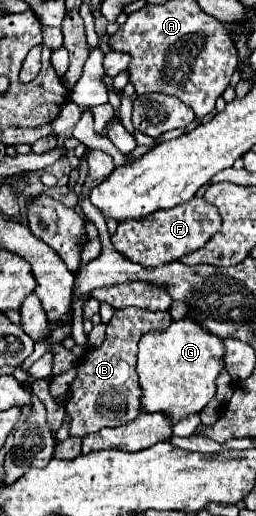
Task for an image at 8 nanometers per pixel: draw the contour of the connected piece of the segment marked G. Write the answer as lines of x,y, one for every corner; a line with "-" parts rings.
191,316
171,320
165,330
151,330
139,342
137,374
143,390
143,412
163,412
173,418
173,424
181,418
195,414
217,392
217,378
225,368
223,340
195,322

